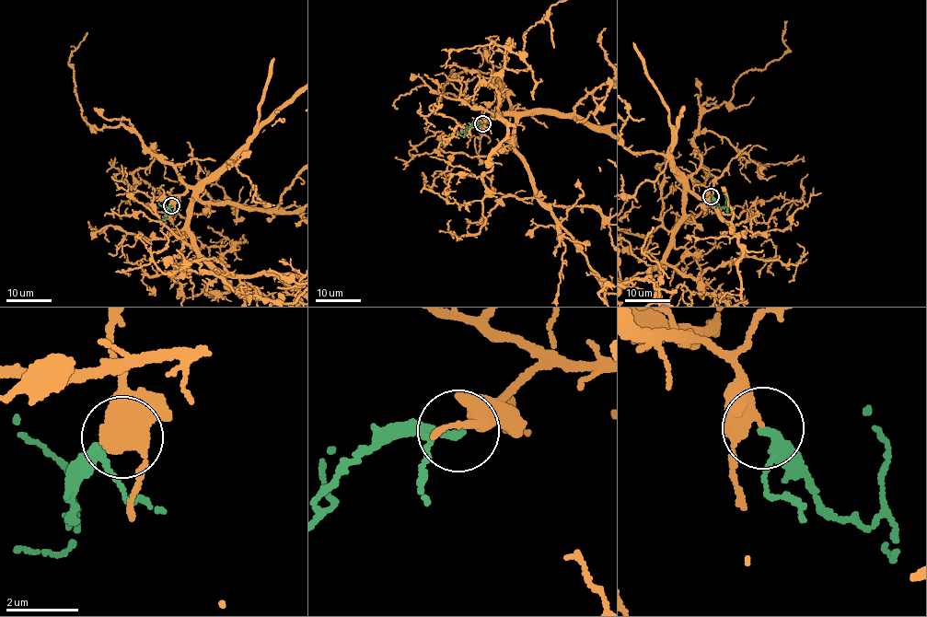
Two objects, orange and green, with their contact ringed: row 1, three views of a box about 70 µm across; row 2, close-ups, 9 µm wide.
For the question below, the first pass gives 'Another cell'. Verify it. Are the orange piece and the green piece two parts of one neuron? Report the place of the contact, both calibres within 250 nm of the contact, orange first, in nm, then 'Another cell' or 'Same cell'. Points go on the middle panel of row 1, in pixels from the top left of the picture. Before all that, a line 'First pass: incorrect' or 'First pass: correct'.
First pass: incorrect
Place: (482, 123). Thickness 240 nm (orange) against 160 nm. Same cell

